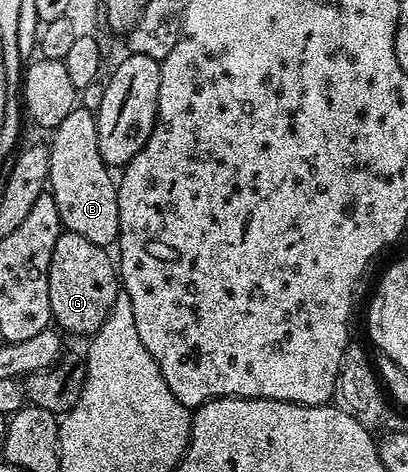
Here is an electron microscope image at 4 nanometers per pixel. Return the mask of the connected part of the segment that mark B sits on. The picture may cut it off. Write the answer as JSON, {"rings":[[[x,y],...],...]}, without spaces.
{"rings":[[[77,108],[70,112],[70,116],[66,116],[66,120],[62,120],[62,124],[58,124],[55,130],[51,131],[50,145],[48,146],[48,185],[54,204],[58,204],[58,216],[60,217],[60,225],[69,234],[77,234],[78,236],[86,236],[86,240],[90,240],[90,244],[98,244],[105,248],[111,247],[119,239],[120,236],[120,221],[118,220],[118,189],[117,179],[114,177],[113,171],[102,160],[102,152],[98,152],[98,128],[96,127],[96,115],[93,111]]]}

